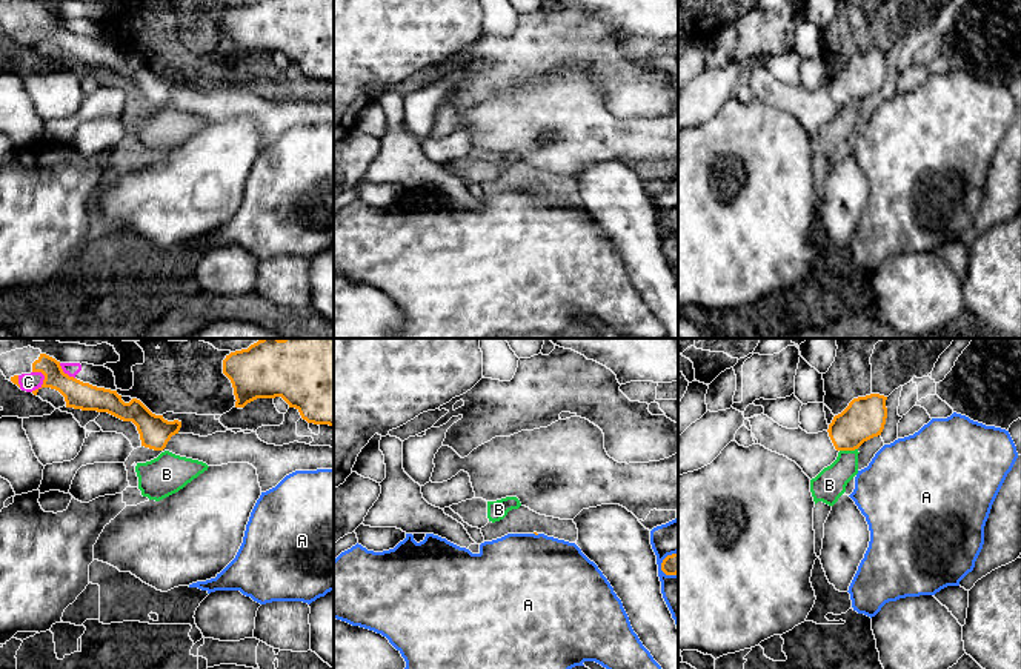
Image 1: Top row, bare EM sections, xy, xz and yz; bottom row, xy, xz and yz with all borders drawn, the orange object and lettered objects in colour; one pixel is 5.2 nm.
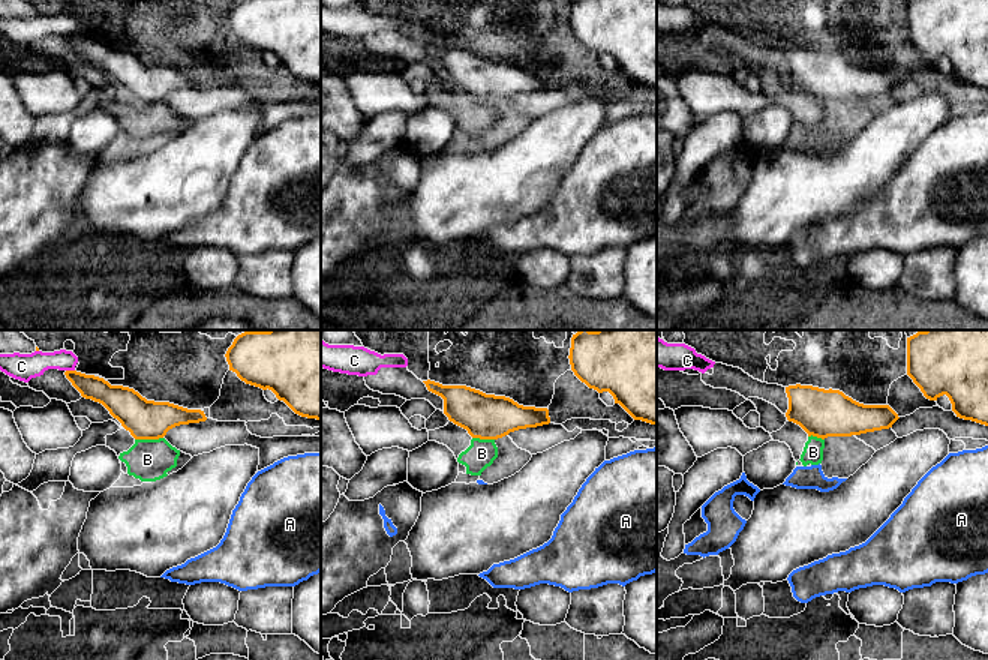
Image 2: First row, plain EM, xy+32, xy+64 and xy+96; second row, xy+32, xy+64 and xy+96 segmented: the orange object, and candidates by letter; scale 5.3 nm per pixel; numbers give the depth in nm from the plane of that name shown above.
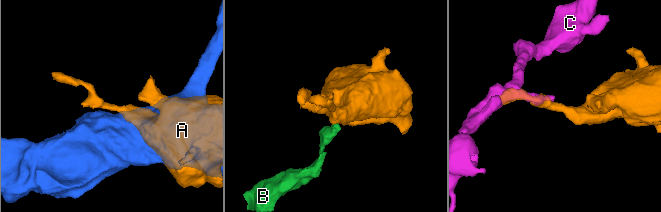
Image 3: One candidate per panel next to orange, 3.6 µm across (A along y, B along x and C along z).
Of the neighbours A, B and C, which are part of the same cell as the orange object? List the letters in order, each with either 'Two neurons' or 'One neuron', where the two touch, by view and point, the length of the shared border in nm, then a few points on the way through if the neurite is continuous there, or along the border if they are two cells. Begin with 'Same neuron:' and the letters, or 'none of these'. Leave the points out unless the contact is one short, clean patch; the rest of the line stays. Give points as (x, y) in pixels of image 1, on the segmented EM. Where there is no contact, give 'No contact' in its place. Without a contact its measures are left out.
Same neuron: none of these
A: Two neurons. Touches orange at xz (663, 562). Shared border 150 nm
B: Two neurons. Touches orange at yz (848, 449). Shared border 100 nm. Boundary: yz (857, 448), (840, 451)
C: Two neurons. Touches orange at xy (43, 383). Shared border 120 nm

